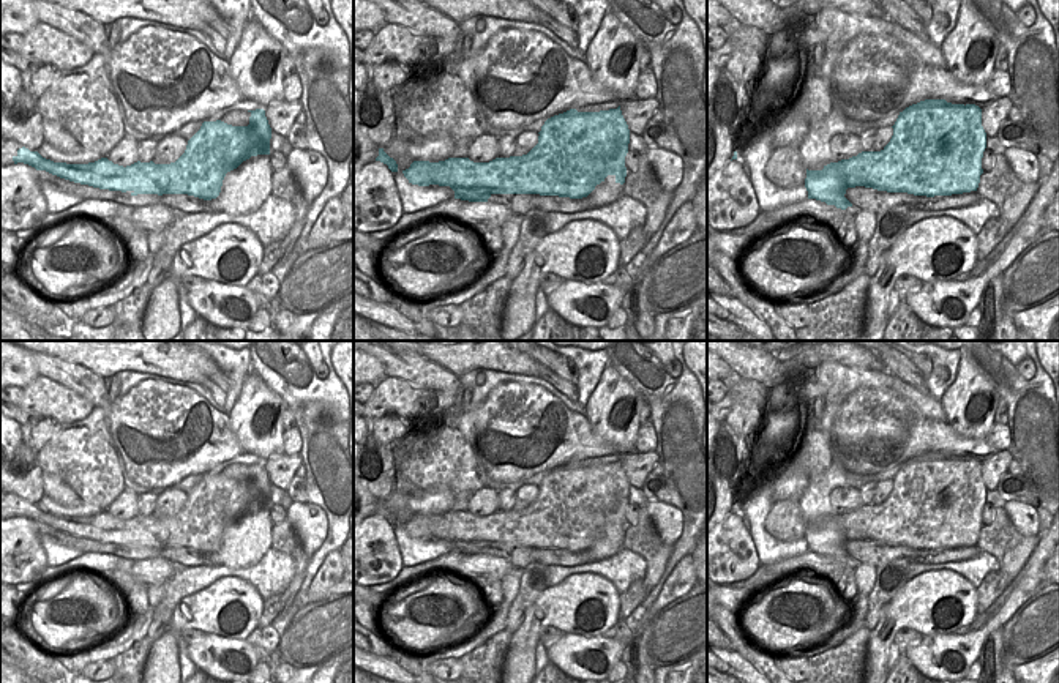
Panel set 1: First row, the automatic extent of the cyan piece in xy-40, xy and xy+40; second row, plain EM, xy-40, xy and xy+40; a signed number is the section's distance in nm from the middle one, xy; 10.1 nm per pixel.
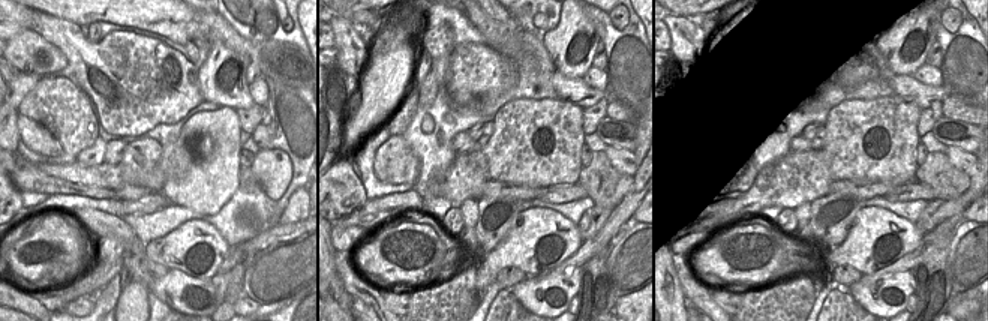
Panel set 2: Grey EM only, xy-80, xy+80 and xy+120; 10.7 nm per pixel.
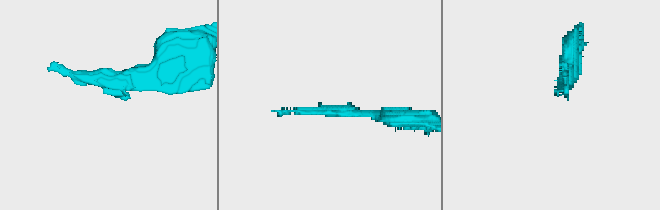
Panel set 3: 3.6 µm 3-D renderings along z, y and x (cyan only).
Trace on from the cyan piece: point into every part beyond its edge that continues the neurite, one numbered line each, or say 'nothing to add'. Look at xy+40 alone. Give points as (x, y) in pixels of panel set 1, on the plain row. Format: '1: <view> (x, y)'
nothing to add

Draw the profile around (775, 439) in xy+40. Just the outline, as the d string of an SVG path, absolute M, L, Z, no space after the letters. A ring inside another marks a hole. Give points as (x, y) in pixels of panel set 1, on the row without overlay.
M797 369L767 391L751 434L750 465L734 484L737 506L776 478L794 457L806 427L808 401L802 390L808 375L808 371Z

